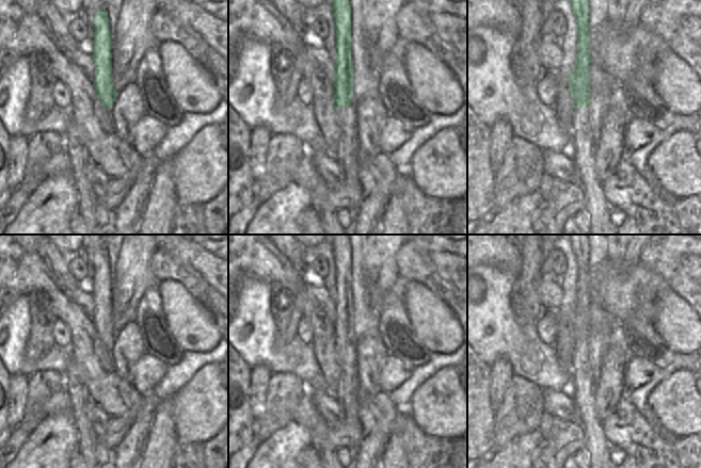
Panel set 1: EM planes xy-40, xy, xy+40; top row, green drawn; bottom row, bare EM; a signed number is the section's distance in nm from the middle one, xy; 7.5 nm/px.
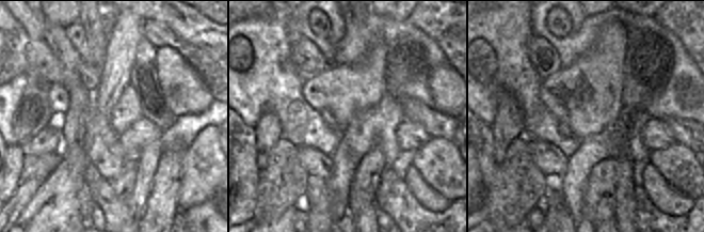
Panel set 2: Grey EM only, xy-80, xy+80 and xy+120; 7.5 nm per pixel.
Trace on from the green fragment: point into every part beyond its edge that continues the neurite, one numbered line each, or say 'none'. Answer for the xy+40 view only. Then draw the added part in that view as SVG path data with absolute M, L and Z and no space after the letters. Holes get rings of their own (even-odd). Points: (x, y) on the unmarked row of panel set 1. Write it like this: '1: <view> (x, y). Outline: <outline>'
1: xy+40 (585, 374). Outline: M590 344L576 346L573 349L573 369L571 377L573 380L573 399L579 414L578 422L584 426L586 433L585 448L590 454L590 468L618 468L622 461L620 449L615 450L603 432L603 421L596 416L596 392L599 390L599 377L601 375L601 365L592 362L592 352Z

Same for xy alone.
1: xy (349, 382). Outline: M355 338L350 344L335 348L336 360L340 369L336 399L345 411L345 423L362 426L357 416L360 401L357 392L360 390L360 377L357 375L357 366L355 364Z

